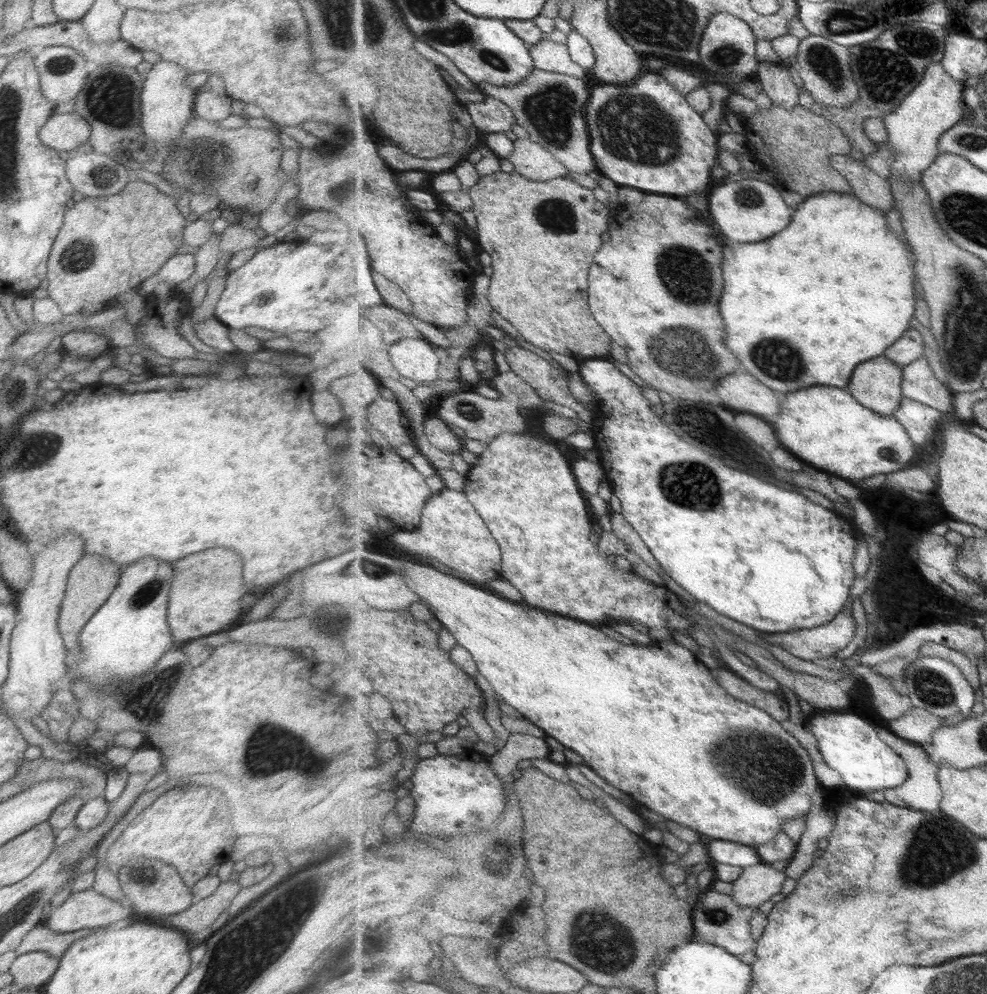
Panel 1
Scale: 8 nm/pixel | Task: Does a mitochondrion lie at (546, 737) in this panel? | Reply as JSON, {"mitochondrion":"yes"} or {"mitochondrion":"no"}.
{"mitochondrion":"no"}

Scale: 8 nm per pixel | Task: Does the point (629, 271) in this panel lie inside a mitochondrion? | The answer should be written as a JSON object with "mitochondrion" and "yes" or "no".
{"mitochondrion":"no"}

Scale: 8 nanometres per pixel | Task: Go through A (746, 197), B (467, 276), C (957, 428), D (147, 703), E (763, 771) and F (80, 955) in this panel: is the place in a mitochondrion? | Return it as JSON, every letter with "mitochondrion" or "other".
{"A":"mitochondrion","B":"other","C":"other","D":"mitochondrion","E":"mitochondrion","F":"other"}

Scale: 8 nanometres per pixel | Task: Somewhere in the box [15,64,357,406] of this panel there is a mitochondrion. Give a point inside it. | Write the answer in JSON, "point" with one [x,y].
{"point":[108,99]}

